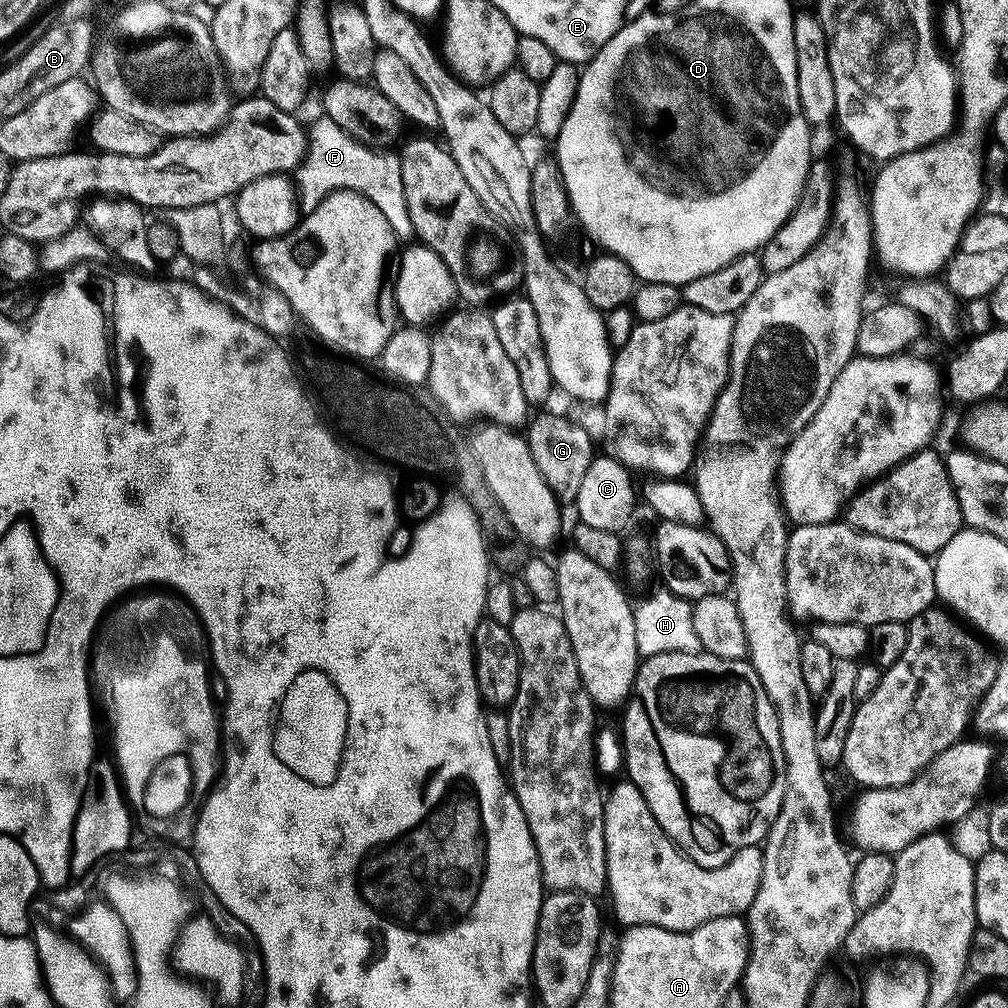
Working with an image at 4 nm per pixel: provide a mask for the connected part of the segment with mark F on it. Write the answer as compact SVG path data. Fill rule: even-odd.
M328 115L319 116L312 125L307 125L304 156L294 170L294 183L298 189L301 213L307 214L315 210L332 192L357 192L374 202L374 206L378 206L382 214L386 214L386 222L390 222L397 241L411 241L414 233L410 210L406 206L406 190L402 182L400 160L387 156L384 152L375 152L375 147L356 140Z

